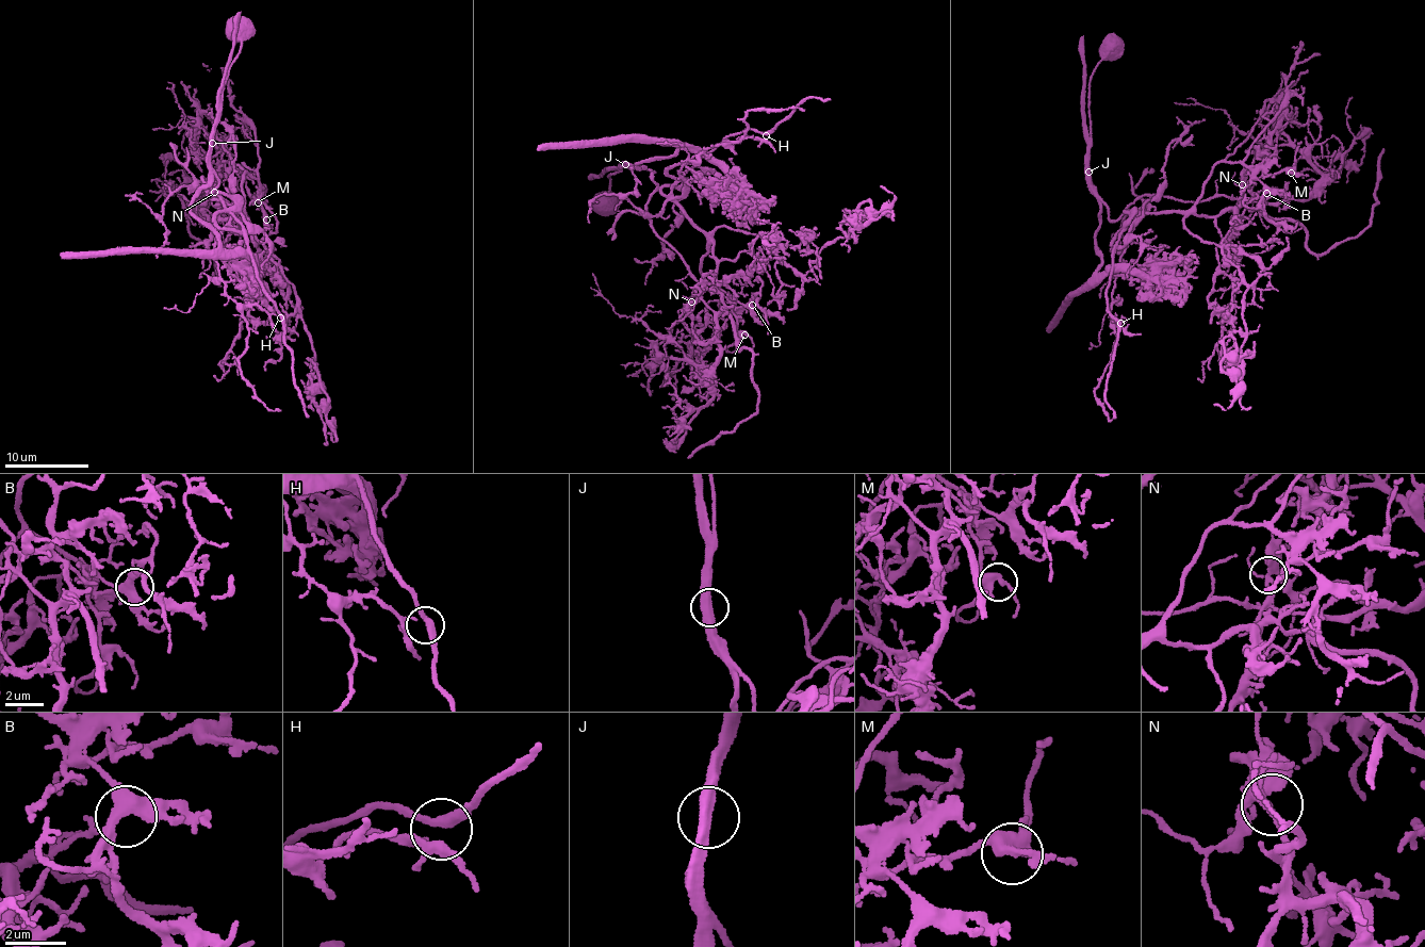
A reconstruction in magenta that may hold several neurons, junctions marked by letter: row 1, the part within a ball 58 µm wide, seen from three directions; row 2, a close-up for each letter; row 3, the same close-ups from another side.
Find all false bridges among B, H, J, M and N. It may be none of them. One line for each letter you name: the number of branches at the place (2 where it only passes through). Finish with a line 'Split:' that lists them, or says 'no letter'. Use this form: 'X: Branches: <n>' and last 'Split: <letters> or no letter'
J: Branches: 2
N: Branches: 3
Split: J, N

